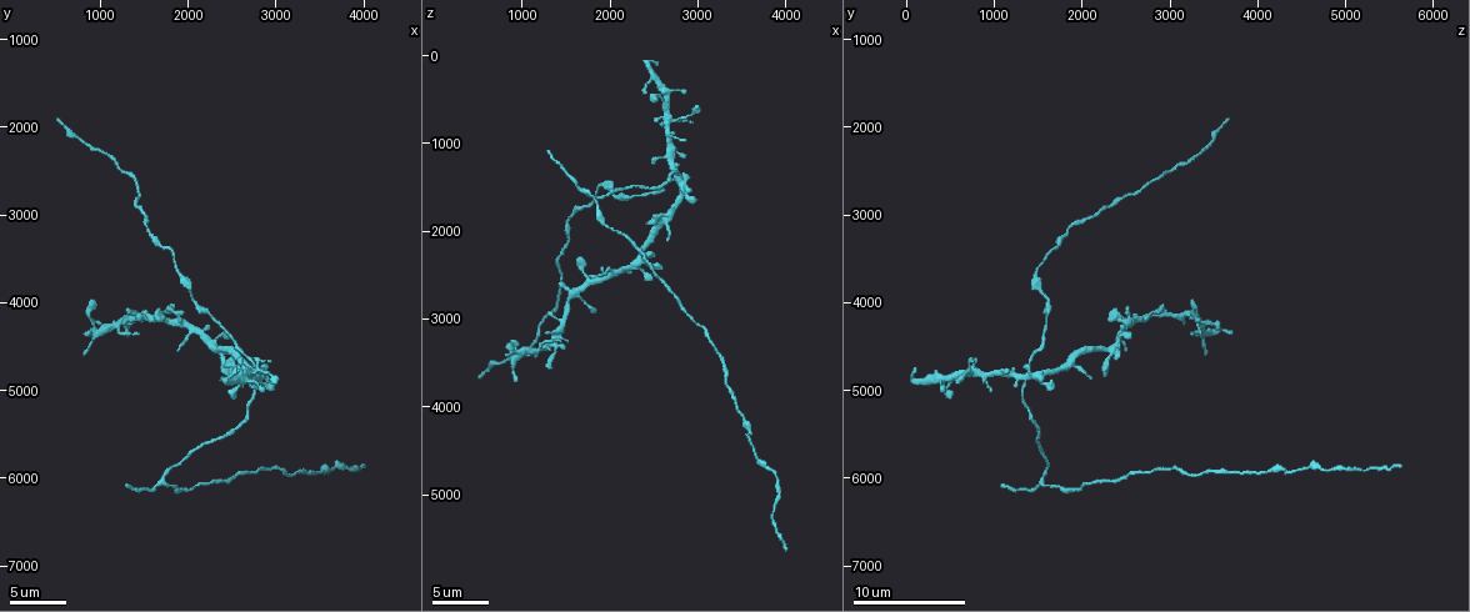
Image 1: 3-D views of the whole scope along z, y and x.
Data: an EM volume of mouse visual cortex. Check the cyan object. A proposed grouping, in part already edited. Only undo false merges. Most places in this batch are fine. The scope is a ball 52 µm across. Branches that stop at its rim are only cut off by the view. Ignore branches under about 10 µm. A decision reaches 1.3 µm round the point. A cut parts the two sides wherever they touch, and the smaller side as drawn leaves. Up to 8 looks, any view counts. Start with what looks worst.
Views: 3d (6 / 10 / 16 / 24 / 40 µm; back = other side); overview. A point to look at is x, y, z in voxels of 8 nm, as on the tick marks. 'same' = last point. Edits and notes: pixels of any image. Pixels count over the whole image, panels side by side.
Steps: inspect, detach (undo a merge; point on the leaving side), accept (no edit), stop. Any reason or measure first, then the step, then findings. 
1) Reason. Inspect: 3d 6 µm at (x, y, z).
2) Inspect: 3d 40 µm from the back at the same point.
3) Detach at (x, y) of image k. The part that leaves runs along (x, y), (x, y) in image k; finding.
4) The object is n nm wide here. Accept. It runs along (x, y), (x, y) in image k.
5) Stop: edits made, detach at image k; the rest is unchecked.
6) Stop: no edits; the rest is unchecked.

Looks like a crossing. Inspect: 3d 10 µm at (2850, 4800, 1450).

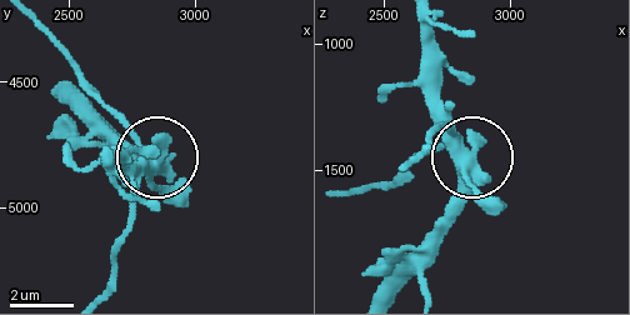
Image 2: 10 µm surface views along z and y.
Inspect: 3d 6 µm at (2850, 4820, 1430).

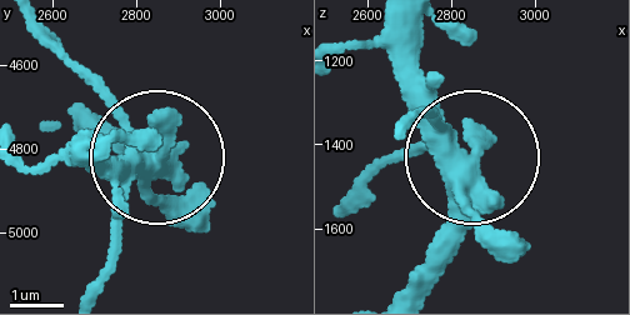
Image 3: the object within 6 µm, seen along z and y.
4 arms meet here. Detach at (100, 90) of image 3. Two cells meet here.

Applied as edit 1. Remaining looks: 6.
Inspect: overview.

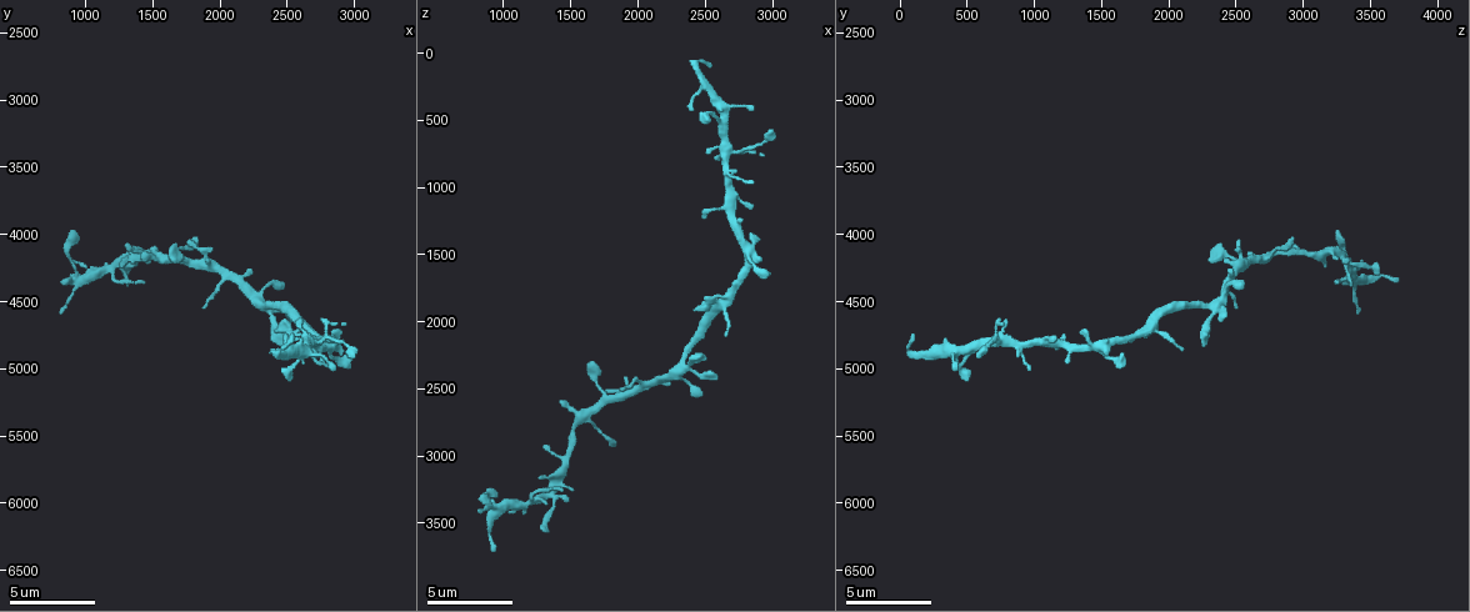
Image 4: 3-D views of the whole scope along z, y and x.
Thick turns thin. Inspect: 3d 6 µm at (1480, 4160, 3060).

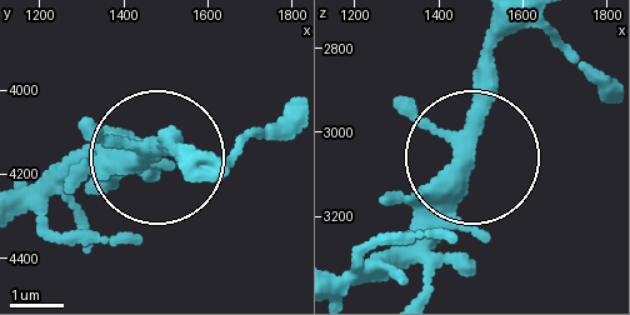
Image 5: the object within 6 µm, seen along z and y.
The object is 300 nm wide here. Accept. All the same cell.

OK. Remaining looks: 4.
Stop: edits made, detach at image 3; the rest is unchecked.

